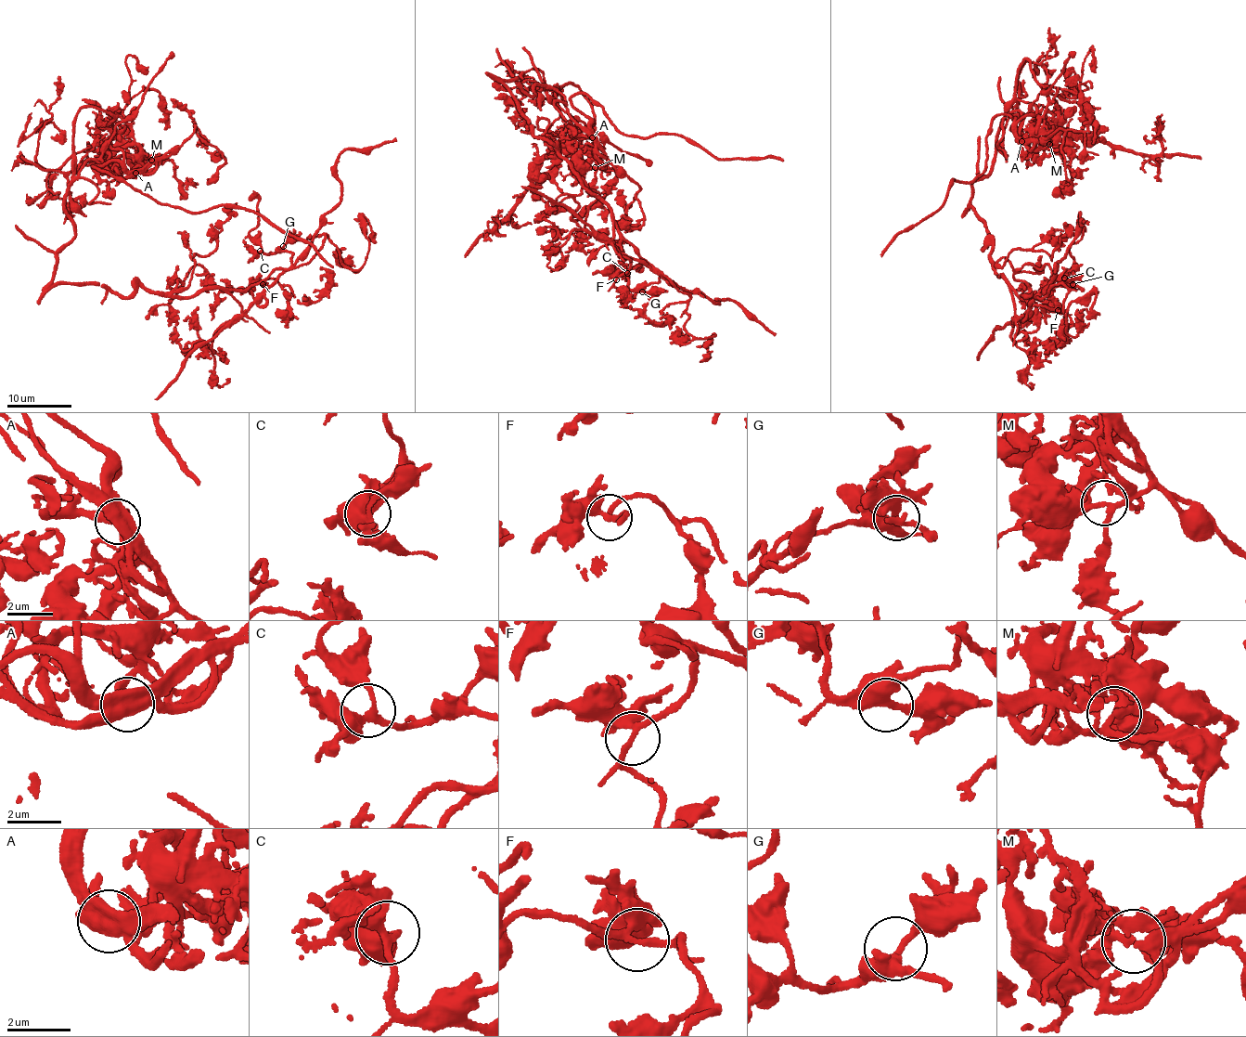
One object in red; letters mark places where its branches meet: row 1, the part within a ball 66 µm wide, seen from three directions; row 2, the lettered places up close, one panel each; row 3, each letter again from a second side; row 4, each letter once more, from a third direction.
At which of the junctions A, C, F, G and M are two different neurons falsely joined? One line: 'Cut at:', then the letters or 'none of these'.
Cut at: A, M

